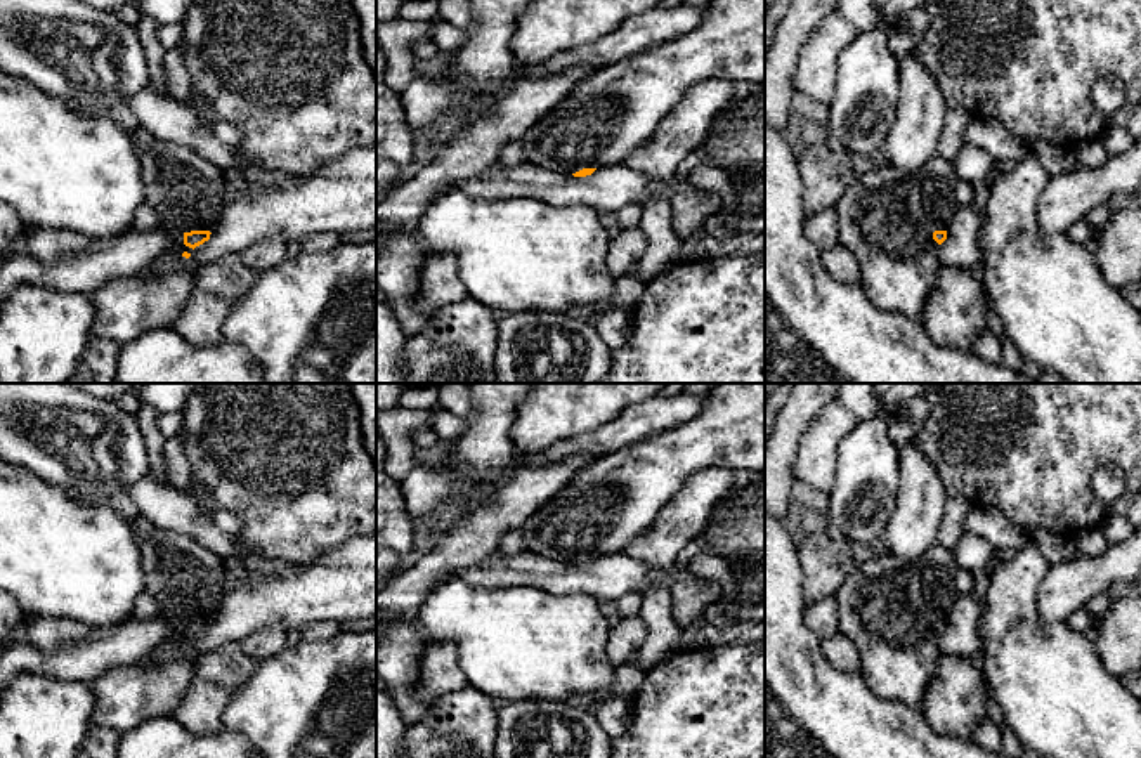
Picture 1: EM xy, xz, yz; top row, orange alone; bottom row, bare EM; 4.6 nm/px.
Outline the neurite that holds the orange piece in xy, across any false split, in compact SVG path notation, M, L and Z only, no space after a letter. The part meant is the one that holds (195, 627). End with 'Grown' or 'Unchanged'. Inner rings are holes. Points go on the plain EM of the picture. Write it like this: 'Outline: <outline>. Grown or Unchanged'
Outline: M156 527L139 539L144 593L160 604L158 618L182 645L210 628L224 593L225 562L194 536Z. Grown

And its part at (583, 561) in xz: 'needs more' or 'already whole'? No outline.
needs more

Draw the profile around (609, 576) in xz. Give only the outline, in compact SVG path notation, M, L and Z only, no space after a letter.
M498 550L446 579L449 578L473 586L534 586L553 595L584 593L598 602L617 602L629 591L643 593L649 585L671 588L680 579L692 578L692 572L678 565L654 572L626 550L603 553L586 565L553 562L529 550L518 553Z

